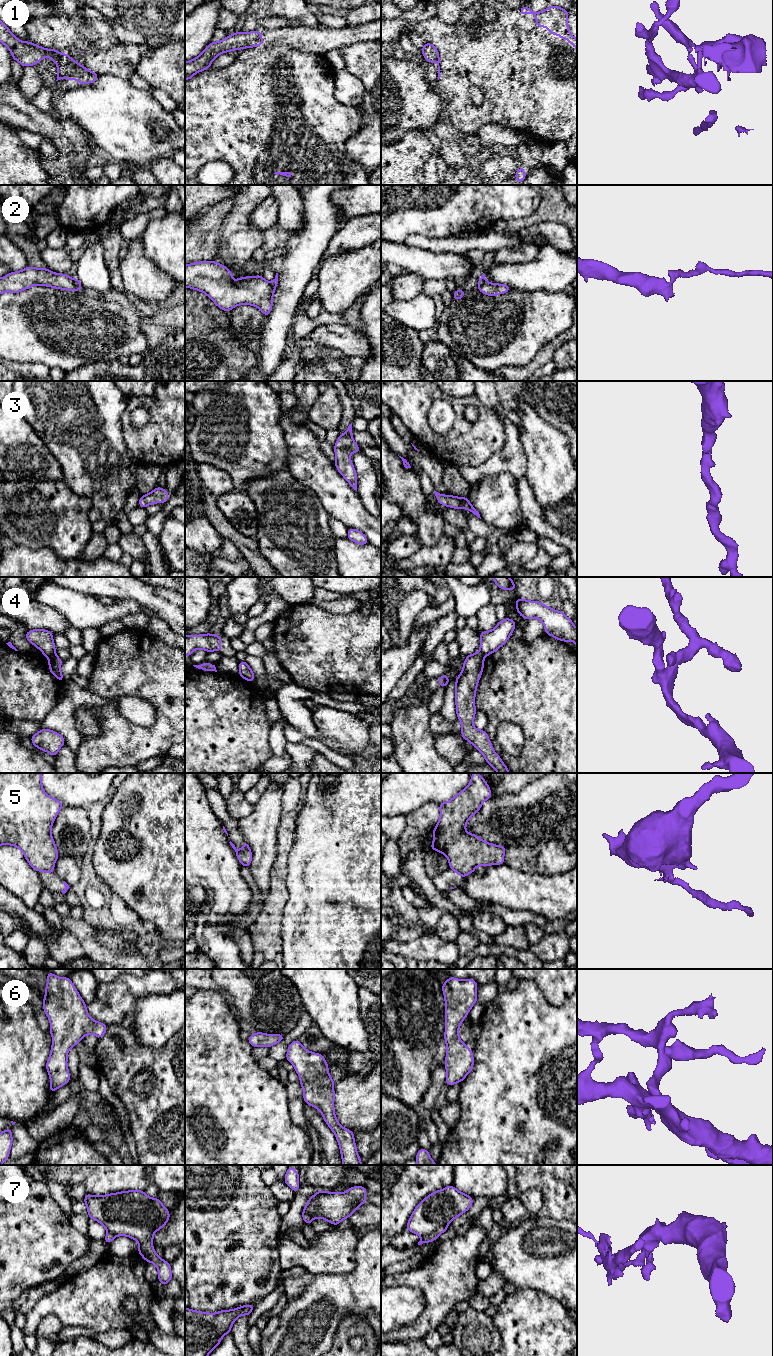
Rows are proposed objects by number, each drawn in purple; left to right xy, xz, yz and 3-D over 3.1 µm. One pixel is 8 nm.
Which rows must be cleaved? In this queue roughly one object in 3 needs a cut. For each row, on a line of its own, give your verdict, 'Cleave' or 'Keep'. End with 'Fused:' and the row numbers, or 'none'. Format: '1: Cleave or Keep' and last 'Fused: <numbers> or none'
1: Cleave
2: Cleave
3: Keep
4: Cleave
5: Cleave
6: Keep
7: Cleave
Fused: 1, 2, 4, 5, 7

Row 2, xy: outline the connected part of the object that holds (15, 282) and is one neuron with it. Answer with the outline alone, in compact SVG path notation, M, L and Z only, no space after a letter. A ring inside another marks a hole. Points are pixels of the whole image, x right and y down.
M28 266L17 272L10 272L0 278L0 294L3 292L19 293L34 285L77 292L79 288L68 274L54 273L47 268Z

